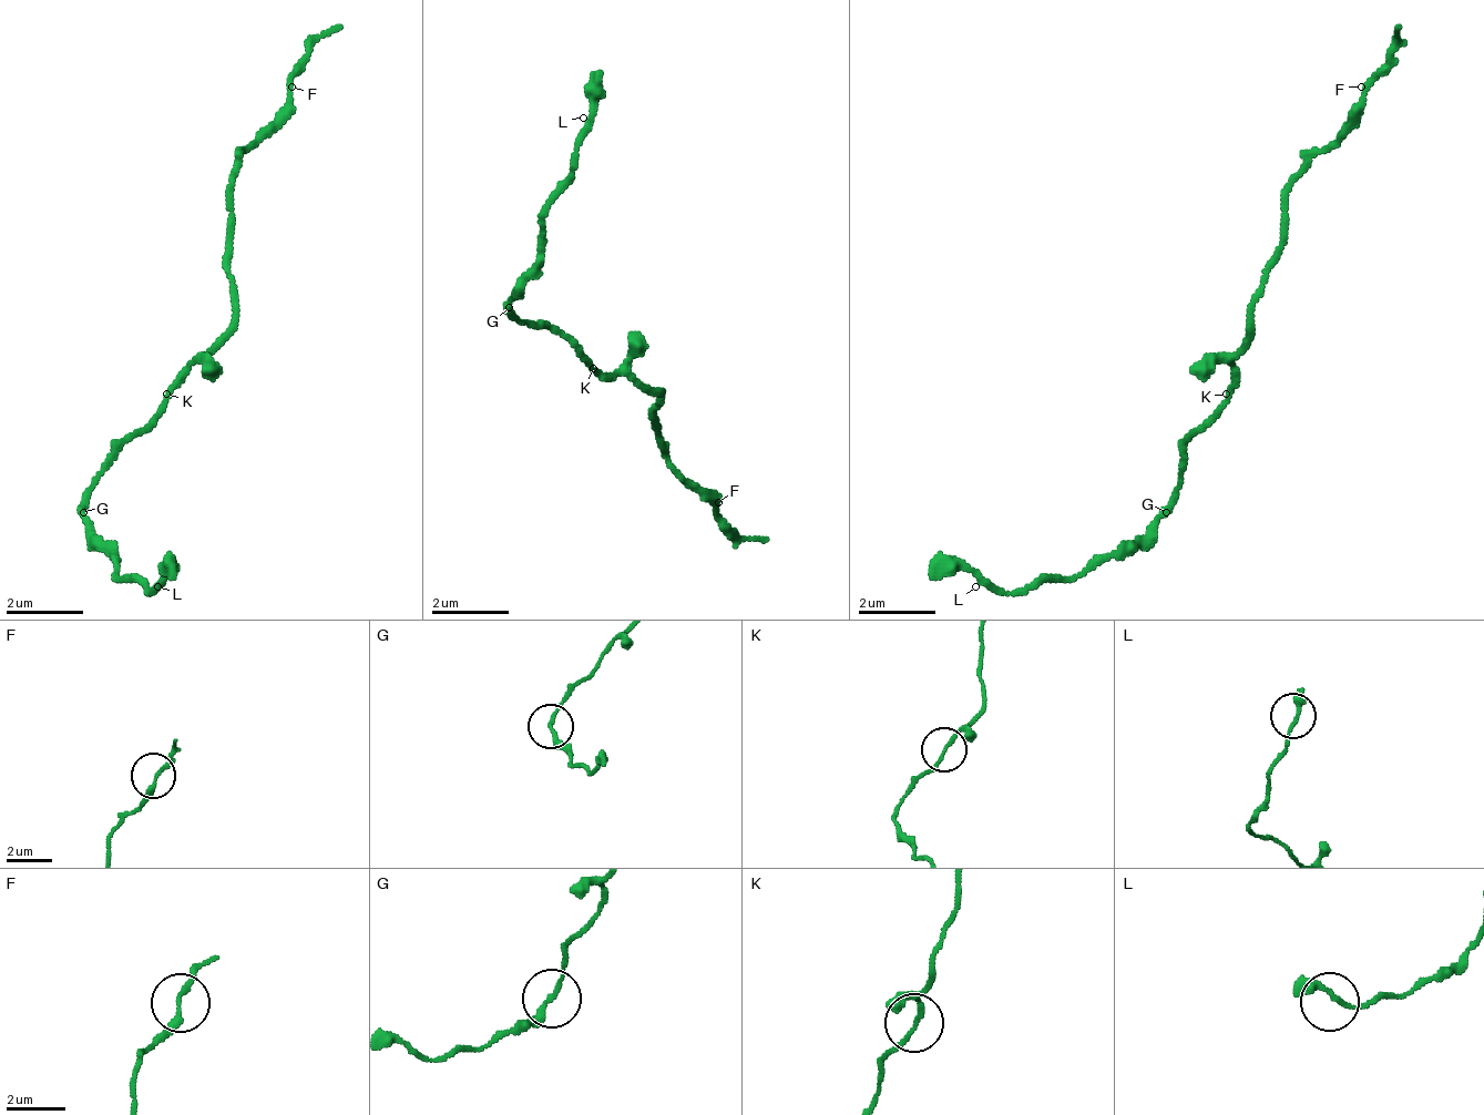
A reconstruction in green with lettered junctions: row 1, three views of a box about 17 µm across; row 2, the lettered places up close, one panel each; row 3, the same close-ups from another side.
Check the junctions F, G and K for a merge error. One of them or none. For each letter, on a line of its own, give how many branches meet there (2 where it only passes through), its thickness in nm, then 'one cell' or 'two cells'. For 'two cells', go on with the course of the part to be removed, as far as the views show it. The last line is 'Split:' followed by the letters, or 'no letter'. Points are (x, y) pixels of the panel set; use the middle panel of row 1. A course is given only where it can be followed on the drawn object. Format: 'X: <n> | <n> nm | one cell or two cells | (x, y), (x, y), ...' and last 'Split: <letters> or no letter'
F: 2 | 200 nm | one cell
G: 2 | 180 nm | one cell
K: 2 | 150 nm | one cell
Split: no letter

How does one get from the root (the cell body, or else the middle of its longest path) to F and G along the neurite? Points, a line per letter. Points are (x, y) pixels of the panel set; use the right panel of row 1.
F: (1236, 385), (1236, 346), (1255, 317), (1265, 259), (1283, 241), (1283, 192), (1341, 134), (1361, 87)
G: (1236, 385), (1226, 394), (1226, 403), (1187, 442), (1187, 471), (1178, 481), (1178, 500), (1168, 510)

